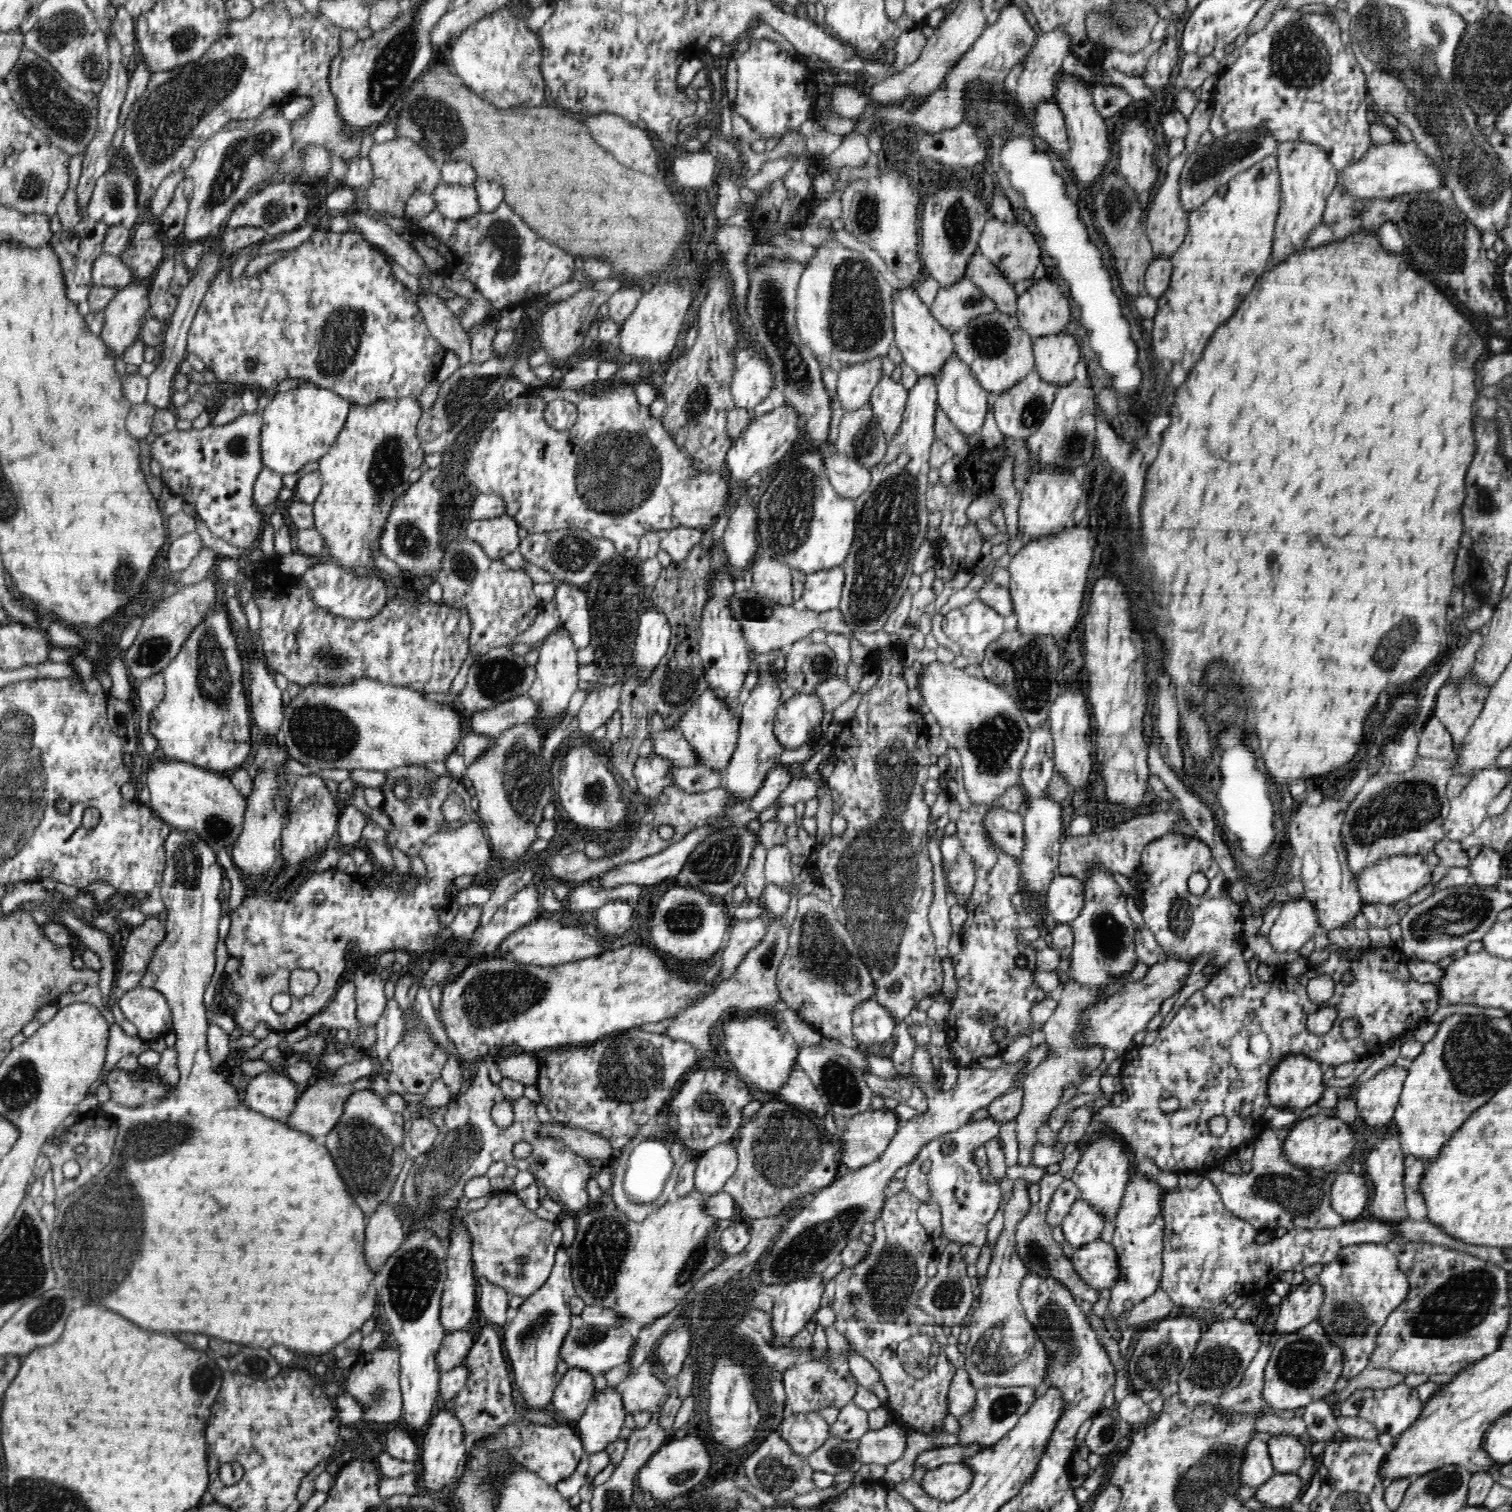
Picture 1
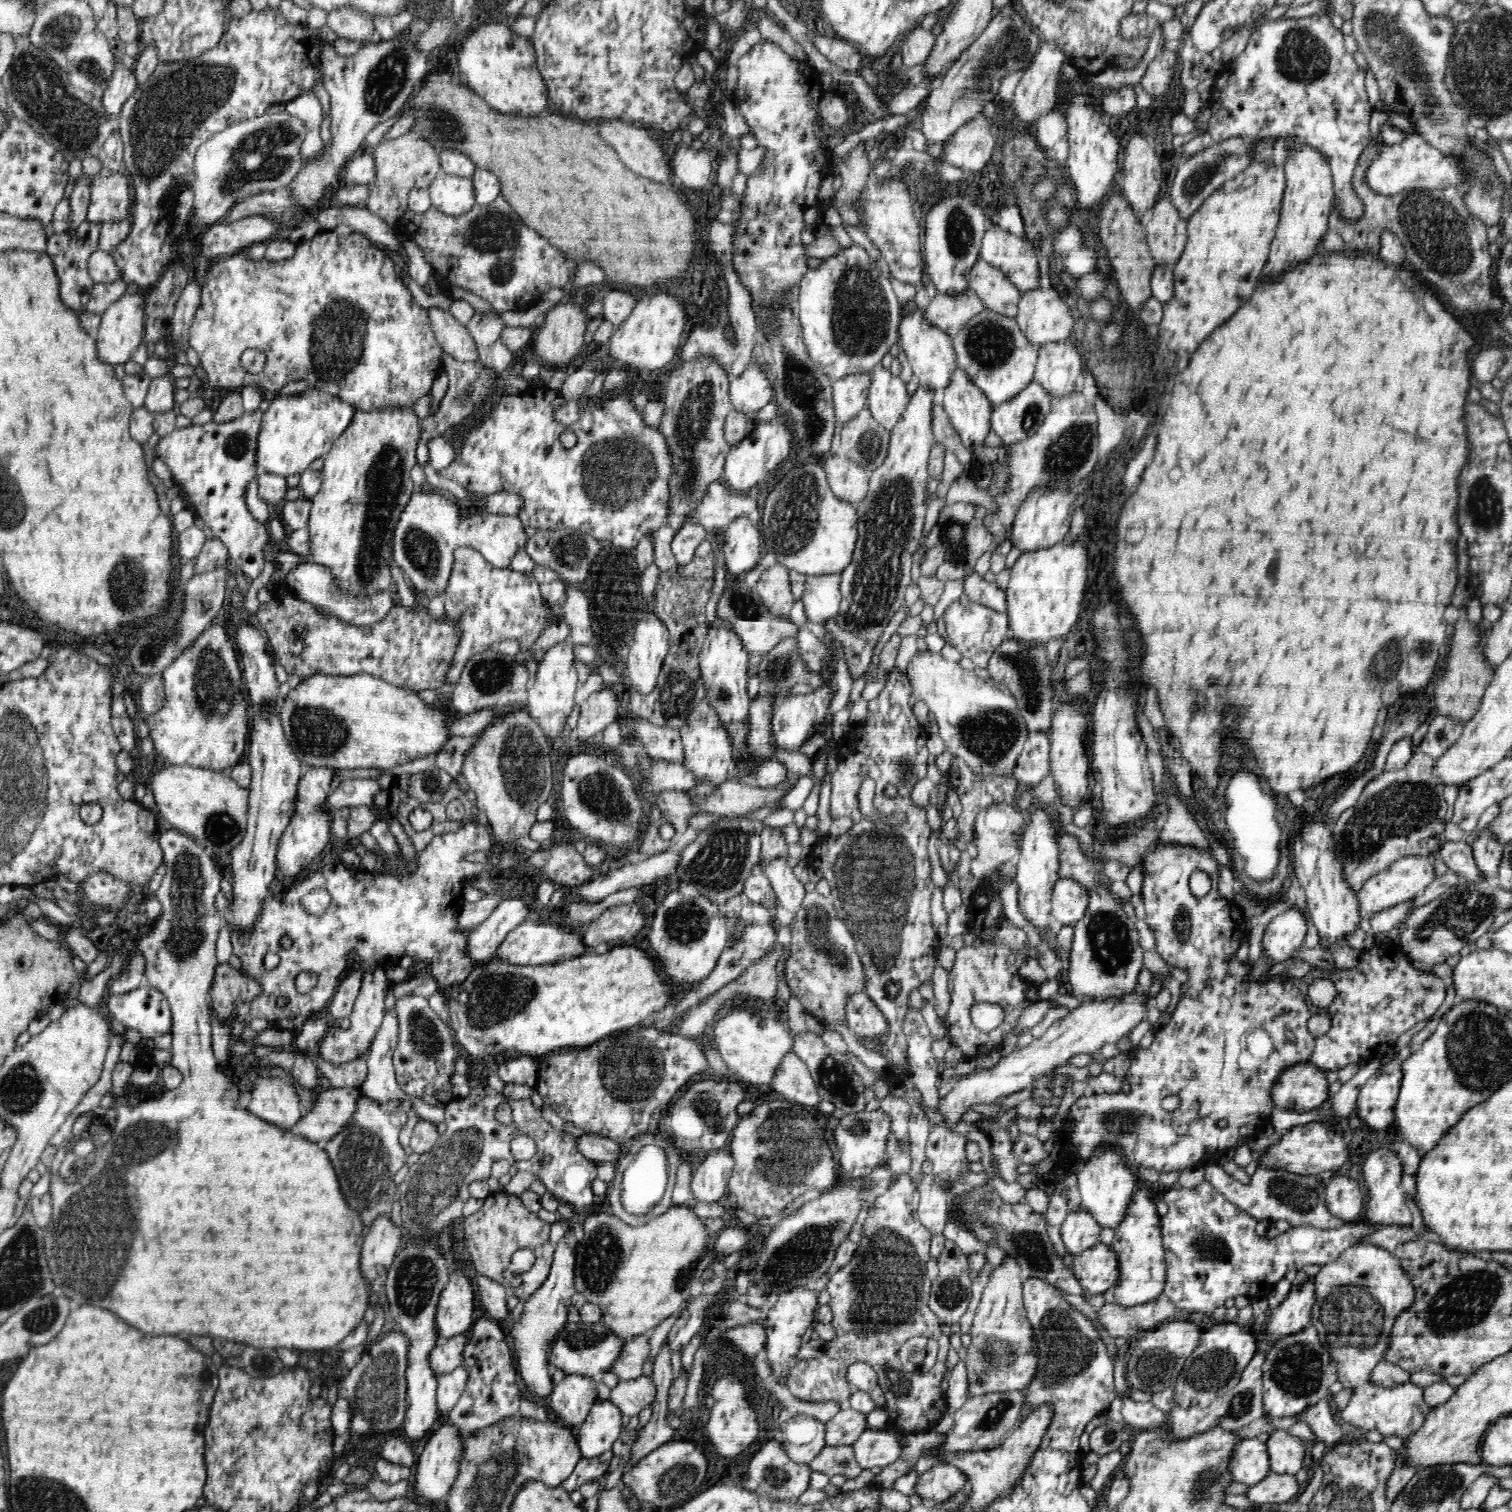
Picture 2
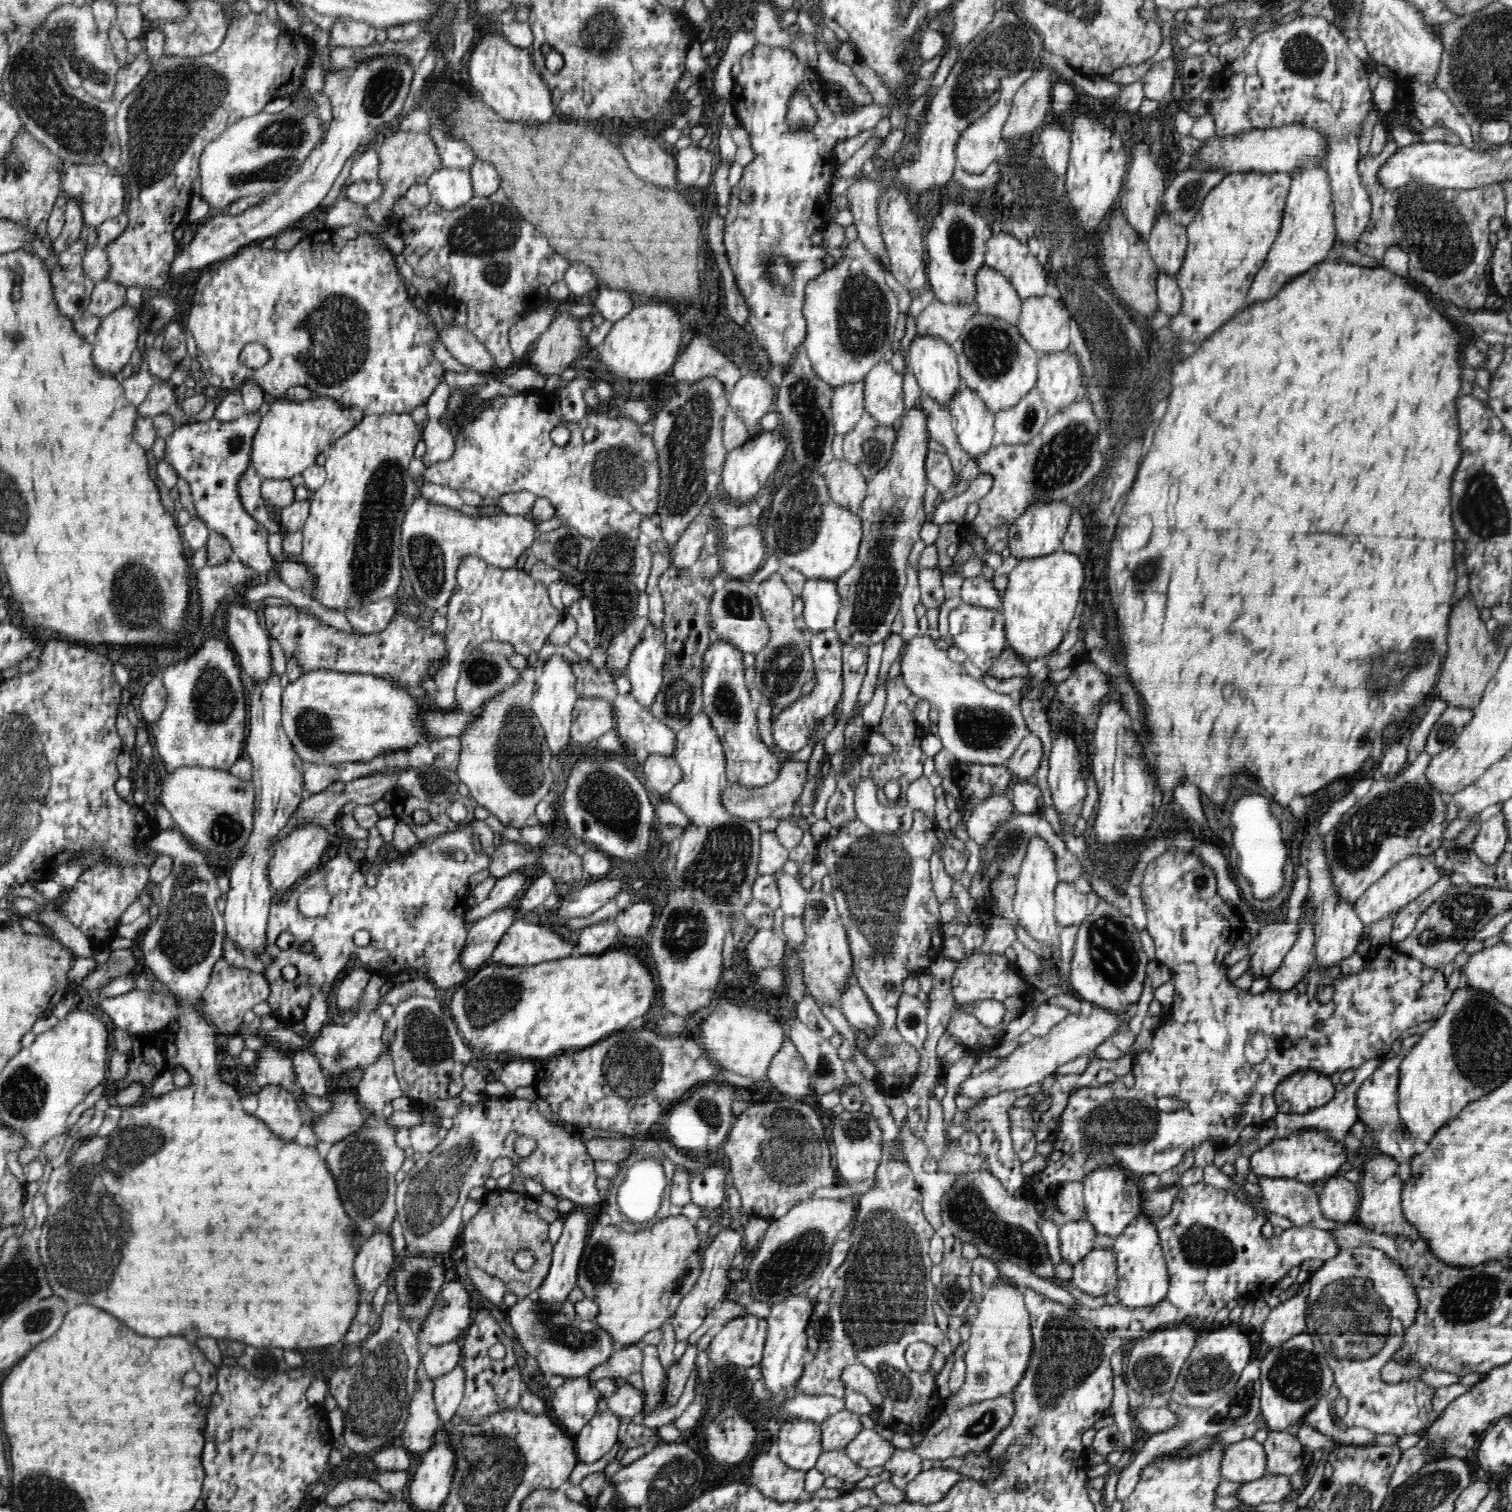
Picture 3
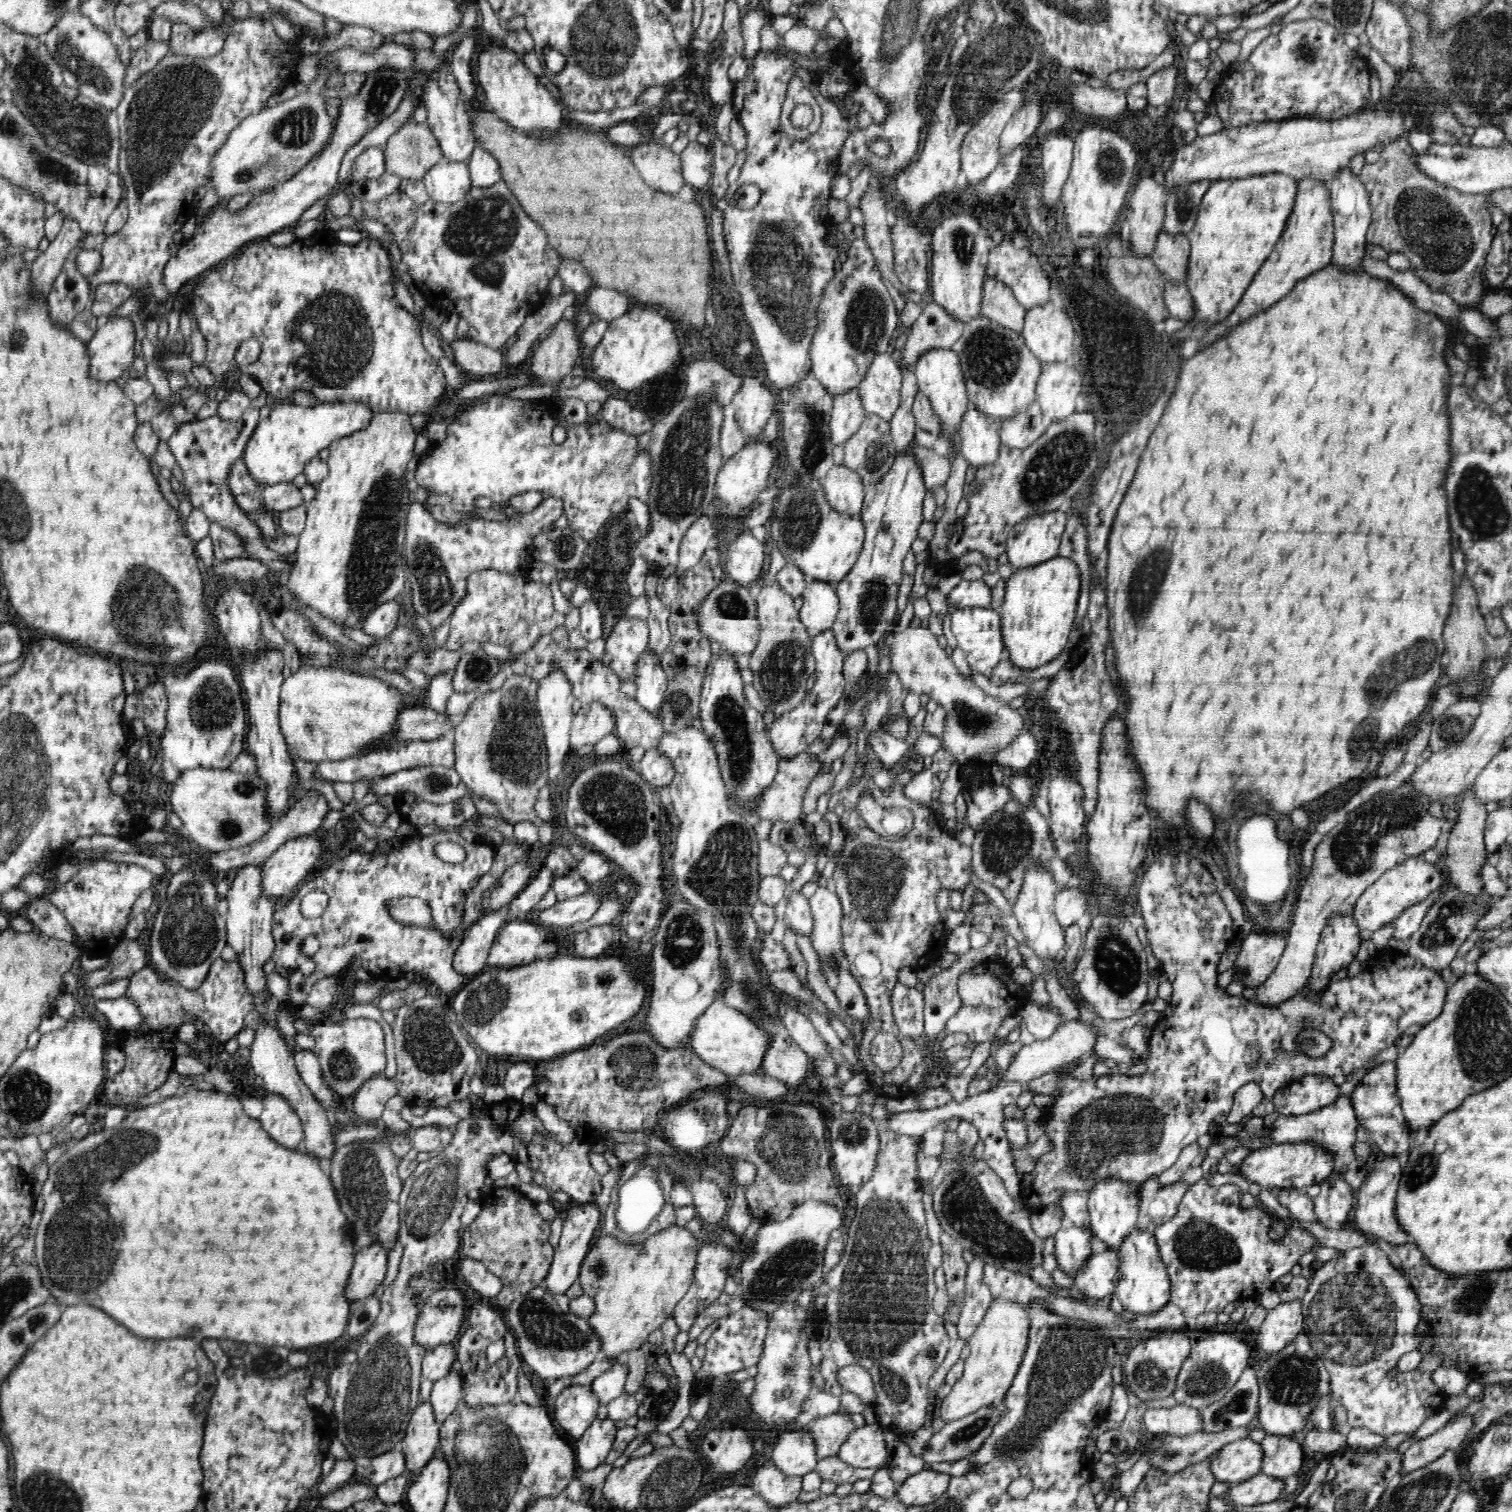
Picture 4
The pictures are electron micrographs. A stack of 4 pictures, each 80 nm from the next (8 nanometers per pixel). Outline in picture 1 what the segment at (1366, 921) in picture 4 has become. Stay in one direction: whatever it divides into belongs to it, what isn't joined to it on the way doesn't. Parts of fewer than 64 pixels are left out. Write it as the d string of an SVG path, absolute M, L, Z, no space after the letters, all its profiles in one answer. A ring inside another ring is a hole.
M1403 854L1388 857L1376 865L1364 869L1357 878L1357 888L1362 898L1362 904L1392 905L1402 900L1407 900L1418 890L1430 884L1432 872L1426 863L1426 858L1417 854Z

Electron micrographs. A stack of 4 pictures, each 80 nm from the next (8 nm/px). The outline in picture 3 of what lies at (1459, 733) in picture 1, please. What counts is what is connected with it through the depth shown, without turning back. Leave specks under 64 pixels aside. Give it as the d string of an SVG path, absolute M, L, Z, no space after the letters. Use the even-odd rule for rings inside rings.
M1464 598L1454 608L1454 614L1450 614L1450 630L1446 632L1448 642L1448 654L1441 664L1442 676L1437 678L1435 695L1442 699L1447 706L1459 706L1460 708L1475 709L1480 704L1484 692L1496 674L1500 663L1504 660L1506 648L1499 642L1494 642L1488 636L1485 622L1478 618L1478 607L1473 598Z

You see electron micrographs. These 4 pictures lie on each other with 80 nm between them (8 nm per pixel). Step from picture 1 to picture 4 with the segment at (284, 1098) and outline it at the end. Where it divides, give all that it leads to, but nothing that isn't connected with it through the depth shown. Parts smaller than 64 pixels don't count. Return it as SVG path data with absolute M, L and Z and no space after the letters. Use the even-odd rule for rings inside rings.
M268 1093L263 1099L263 1111L260 1122L264 1130L282 1146L298 1148L304 1137L302 1121L296 1111L288 1105L284 1097Z

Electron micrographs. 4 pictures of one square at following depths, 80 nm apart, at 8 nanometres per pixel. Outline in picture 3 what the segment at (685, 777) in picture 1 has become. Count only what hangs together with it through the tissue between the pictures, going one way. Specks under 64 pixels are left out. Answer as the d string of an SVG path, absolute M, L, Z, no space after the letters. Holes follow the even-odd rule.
M650 754L641 764L640 769L646 776L646 786L654 788L663 795L681 780L680 765L676 764L674 756Z

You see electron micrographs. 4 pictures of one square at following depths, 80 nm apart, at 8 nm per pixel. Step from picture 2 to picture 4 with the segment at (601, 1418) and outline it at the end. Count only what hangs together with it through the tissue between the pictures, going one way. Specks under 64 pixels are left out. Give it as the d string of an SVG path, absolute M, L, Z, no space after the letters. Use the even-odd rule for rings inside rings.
M610 1418L596 1419L574 1448L578 1470L594 1470L612 1451L617 1428Z

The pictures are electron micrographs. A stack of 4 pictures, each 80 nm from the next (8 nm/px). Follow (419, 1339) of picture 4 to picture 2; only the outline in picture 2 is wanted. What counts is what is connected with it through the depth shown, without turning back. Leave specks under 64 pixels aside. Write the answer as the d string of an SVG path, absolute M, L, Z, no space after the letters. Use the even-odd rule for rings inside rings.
M455 1271L449 1276L433 1316L438 1339L468 1333L473 1325L474 1314L475 1291L472 1286L473 1283L464 1275L464 1271Z

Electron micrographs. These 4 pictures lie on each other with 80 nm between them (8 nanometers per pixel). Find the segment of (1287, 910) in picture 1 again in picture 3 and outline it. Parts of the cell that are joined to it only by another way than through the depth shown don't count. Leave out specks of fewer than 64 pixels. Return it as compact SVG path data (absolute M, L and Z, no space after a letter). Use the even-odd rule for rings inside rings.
M1287 916L1278 922L1263 923L1258 936L1250 944L1250 970L1254 972L1255 979L1259 979L1262 974L1270 976L1280 968L1280 964L1288 952L1295 946L1297 926L1296 922L1287 919Z

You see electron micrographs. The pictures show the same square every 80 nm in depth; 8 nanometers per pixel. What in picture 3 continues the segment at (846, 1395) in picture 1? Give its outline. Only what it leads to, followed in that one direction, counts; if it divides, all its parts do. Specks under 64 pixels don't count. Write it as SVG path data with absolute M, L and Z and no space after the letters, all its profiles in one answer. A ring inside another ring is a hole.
M892 1138L892 1142L884 1142L880 1164L874 1176L875 1186L858 1200L858 1211L854 1223L853 1238L850 1250L842 1266L833 1271L828 1281L832 1290L828 1300L828 1324L831 1331L828 1338L823 1336L828 1350L816 1352L808 1364L804 1364L804 1374L800 1378L800 1393L810 1396L828 1395L844 1399L847 1393L841 1375L846 1366L840 1364L860 1364L872 1370L878 1379L878 1387L883 1397L883 1404L877 1409L881 1414L881 1424L894 1433L908 1434L926 1430L931 1421L944 1412L946 1400L938 1396L935 1390L938 1375L945 1366L947 1357L954 1347L950 1345L948 1335L936 1323L932 1303L935 1300L935 1285L930 1279L932 1260L928 1255L930 1239L934 1233L933 1226L924 1218L923 1195L915 1182L908 1158L896 1158L900 1150L904 1150L902 1138ZM924 1341L934 1347L934 1358L931 1368L920 1375L908 1367L905 1350L913 1342Z

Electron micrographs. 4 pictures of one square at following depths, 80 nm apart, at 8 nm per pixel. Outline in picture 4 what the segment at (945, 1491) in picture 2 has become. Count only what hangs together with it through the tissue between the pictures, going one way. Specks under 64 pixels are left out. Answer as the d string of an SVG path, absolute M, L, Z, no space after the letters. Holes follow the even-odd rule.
M939 1468L922 1469L897 1486L896 1500L904 1507L924 1507L944 1494L952 1475Z

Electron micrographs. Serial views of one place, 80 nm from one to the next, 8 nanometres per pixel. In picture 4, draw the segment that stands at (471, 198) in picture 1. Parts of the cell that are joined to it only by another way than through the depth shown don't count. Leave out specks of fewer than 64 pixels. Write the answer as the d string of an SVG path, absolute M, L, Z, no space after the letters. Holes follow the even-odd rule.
M440 160L423 178L430 199L452 203L463 199L471 187L469 165L464 162Z

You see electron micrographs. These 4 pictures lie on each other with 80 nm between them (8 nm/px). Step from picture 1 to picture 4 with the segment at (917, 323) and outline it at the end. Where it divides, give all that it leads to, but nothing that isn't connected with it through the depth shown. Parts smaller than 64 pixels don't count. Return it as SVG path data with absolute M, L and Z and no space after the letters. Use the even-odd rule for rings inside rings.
M932 349L920 356L915 362L915 375L919 392L929 398L932 404L934 417L940 423L938 439L943 439L949 444L945 458L950 461L950 454L960 452L960 424L962 416L968 409L969 398L965 387L964 373L961 369L959 358L954 349Z

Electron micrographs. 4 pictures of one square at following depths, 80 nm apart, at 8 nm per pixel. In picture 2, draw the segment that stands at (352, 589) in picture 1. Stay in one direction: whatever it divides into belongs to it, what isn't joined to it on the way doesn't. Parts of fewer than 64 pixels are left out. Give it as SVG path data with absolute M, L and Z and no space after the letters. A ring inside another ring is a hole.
M316 563L298 564L294 570L290 568L288 574L286 574L285 582L288 583L290 590L294 591L302 600L317 606L324 606L332 616L358 627L372 626L380 622L397 603L395 596L386 593L358 598L353 598L348 594L341 594L341 592L337 592L335 584L331 582L331 576L329 576L327 569L321 568Z

